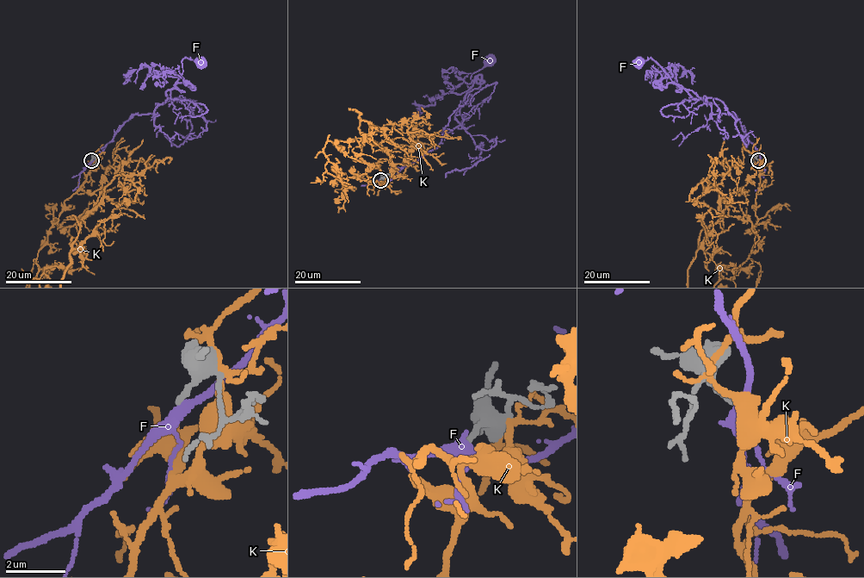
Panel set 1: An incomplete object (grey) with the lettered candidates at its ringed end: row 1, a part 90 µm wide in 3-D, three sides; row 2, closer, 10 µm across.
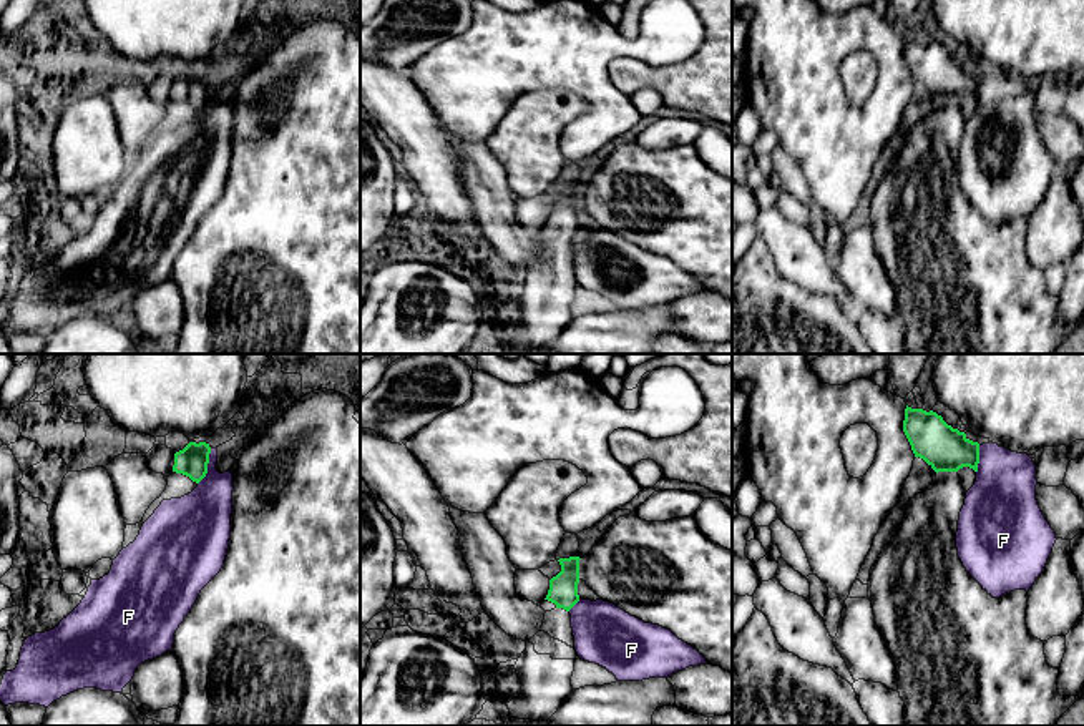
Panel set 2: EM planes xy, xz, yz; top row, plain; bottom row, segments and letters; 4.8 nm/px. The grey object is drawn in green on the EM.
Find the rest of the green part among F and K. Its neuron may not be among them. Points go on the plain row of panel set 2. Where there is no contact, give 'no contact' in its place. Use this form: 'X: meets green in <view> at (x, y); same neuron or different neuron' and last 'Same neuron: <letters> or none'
F: meets green in xy at (206, 93); different neuron
K: no contact; different neuron
Same neuron: none

